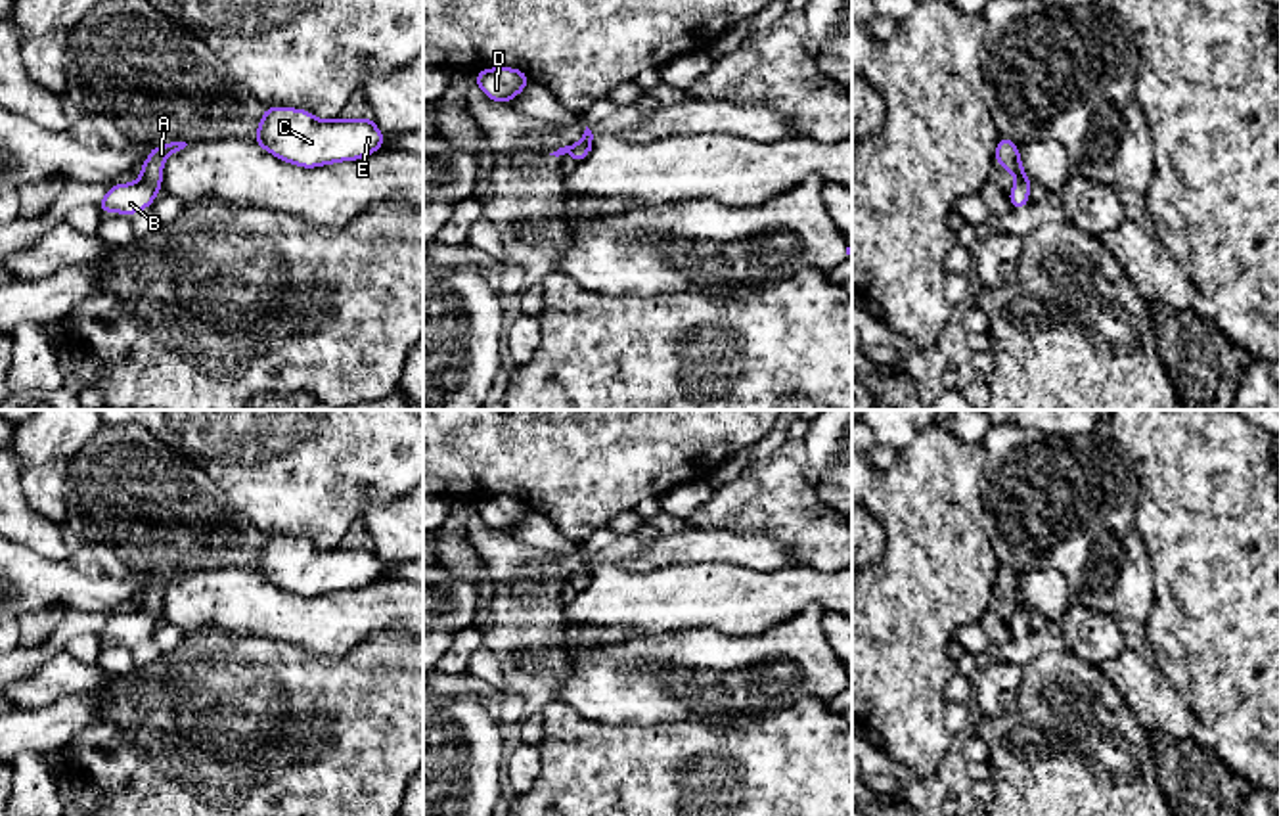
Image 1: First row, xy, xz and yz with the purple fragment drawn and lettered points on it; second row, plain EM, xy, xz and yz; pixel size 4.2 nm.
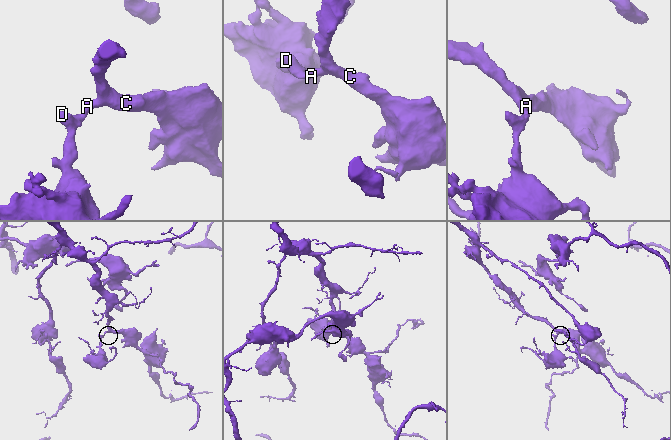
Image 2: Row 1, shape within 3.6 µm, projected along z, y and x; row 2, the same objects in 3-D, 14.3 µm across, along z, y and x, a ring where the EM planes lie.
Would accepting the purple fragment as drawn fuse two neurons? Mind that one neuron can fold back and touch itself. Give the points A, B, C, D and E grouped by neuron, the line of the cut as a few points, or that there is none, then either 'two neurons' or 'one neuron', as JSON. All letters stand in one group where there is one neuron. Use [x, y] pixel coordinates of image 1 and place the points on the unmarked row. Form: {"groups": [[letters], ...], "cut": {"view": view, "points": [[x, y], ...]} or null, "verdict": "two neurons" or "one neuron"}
{"groups": [["A", "B", "C", "D", "E"]], "cut": null, "verdict": "one neuron"}

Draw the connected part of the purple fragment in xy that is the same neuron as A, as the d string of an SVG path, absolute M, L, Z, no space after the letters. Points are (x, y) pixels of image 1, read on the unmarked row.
M186 571L151 575L149 584L140 598L140 609L128 613L111 613L103 628L98 632L98 644L121 642L130 647L132 644L151 636L155 624L161 623L165 588L186 575Z

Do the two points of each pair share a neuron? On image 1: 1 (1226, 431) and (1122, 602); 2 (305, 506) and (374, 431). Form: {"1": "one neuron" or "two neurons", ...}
{"1": "two neurons", "2": "one neuron"}

